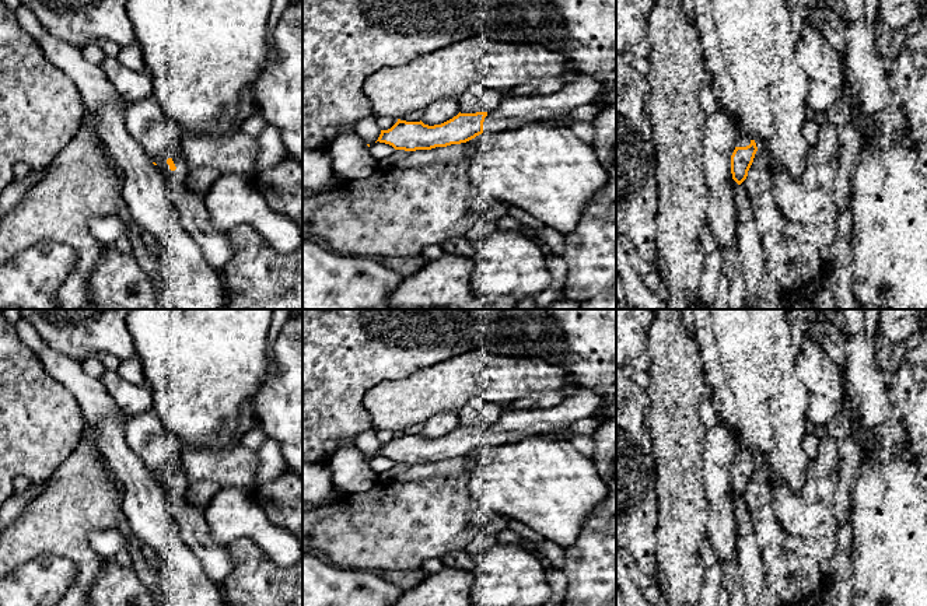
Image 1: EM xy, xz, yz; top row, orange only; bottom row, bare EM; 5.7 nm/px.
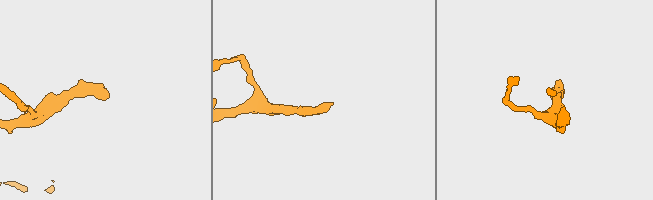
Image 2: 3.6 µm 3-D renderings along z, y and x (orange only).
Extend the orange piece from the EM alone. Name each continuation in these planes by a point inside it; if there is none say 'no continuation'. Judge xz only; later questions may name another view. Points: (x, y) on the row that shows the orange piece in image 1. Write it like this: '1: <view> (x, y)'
1: xz (581, 88)

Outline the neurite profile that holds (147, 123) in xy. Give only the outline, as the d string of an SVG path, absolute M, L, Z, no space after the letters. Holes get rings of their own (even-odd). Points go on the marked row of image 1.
M154 97L126 102L125 119L130 136L157 164L179 225L196 242L207 263L223 272L232 248L227 231L211 225L204 199L186 186L189 168L181 157L182 129L165 115Z

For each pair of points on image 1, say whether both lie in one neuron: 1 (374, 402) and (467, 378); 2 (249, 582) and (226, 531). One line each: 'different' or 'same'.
1: same
2: different

